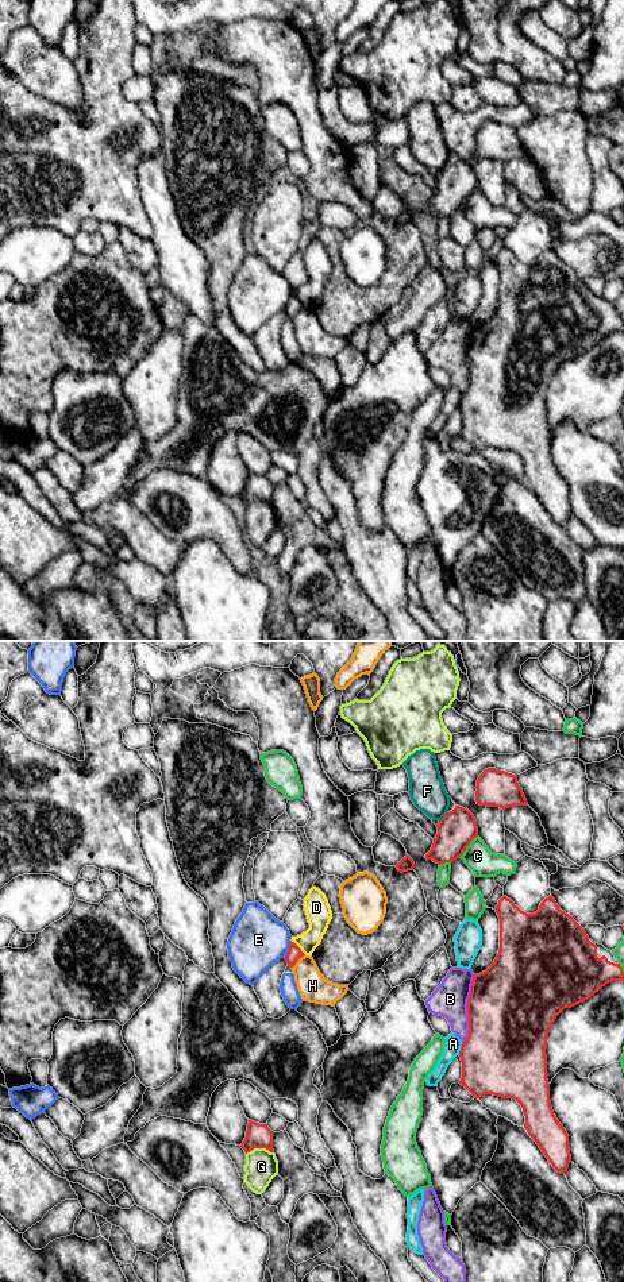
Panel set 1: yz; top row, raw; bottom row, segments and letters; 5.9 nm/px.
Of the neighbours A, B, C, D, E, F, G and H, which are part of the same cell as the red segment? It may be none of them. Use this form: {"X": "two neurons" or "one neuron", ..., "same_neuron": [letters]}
{"A": "two neurons", "B": "two neurons", "C": "two neurons", "D": "two neurons", "E": "two neurons", "F": "two neurons", "G": "two neurons", "H": "two neurons", "same_neuron": []}

